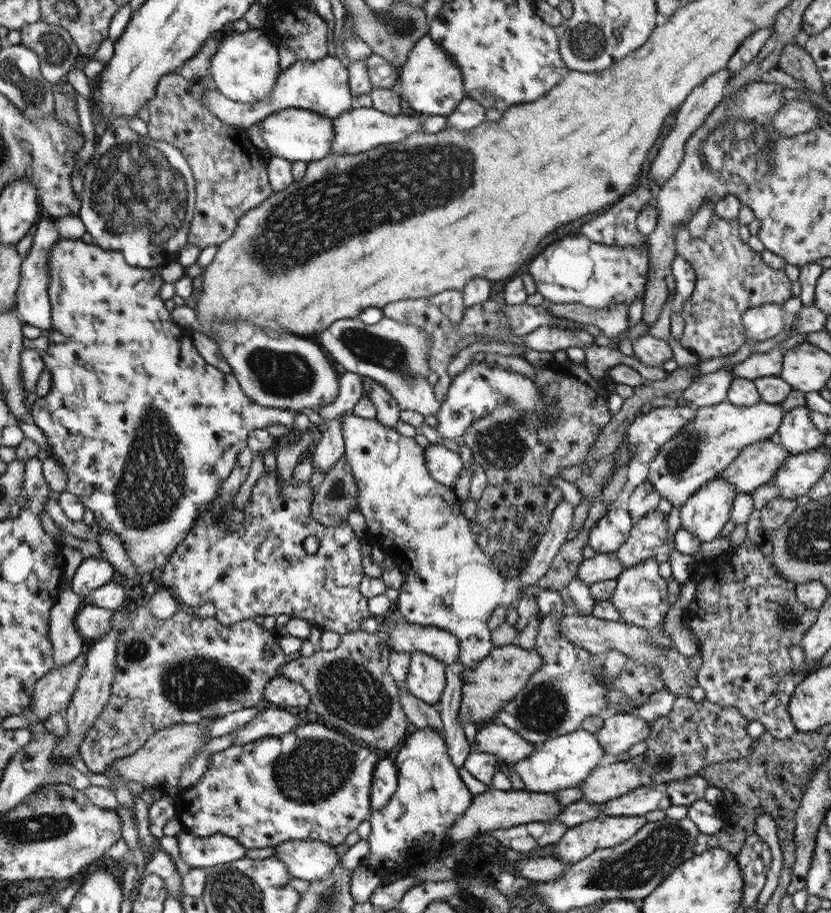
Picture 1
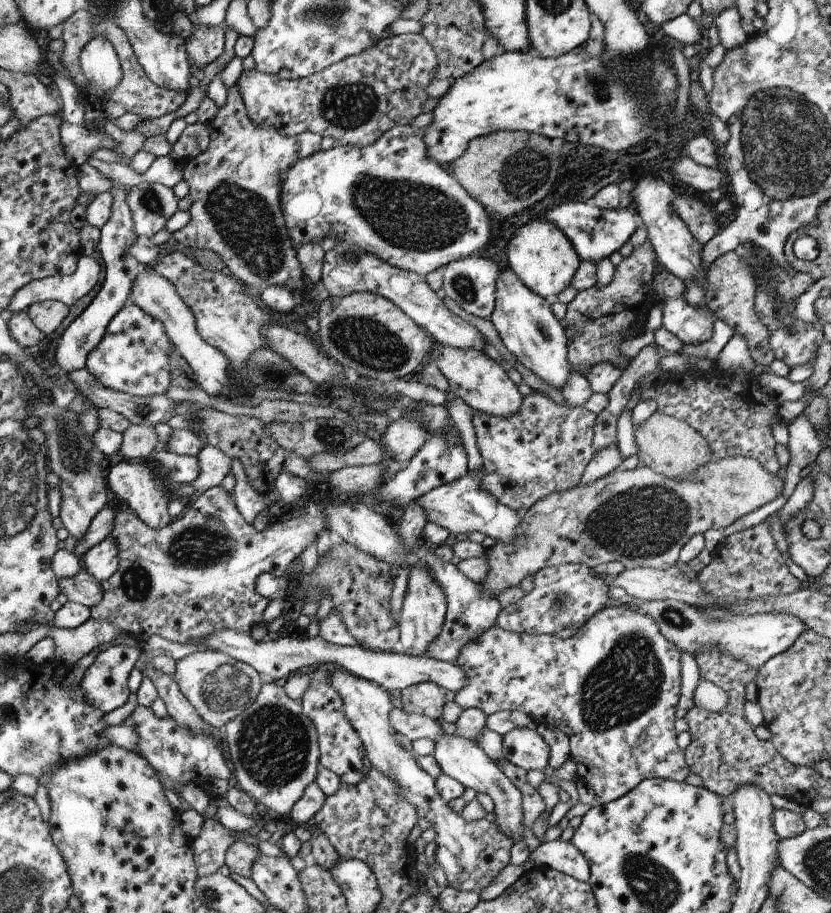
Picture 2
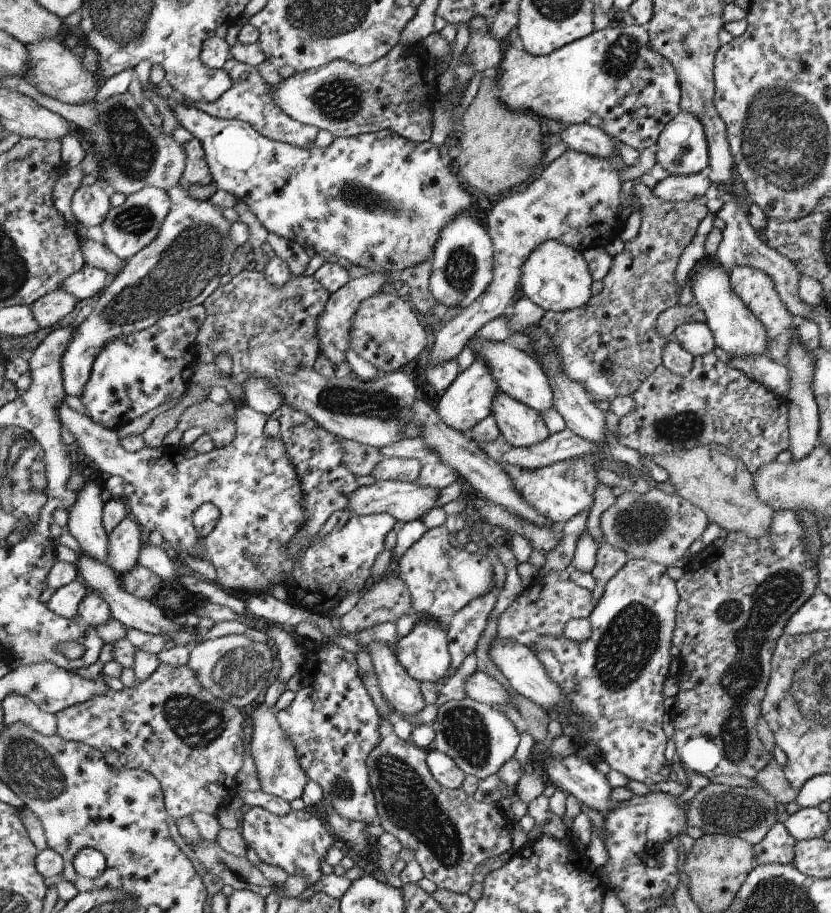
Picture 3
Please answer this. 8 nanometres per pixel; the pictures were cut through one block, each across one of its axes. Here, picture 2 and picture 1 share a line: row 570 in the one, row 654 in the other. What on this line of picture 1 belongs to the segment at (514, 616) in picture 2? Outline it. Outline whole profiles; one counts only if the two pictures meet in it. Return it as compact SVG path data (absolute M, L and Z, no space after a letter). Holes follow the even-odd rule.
M569 609L562 611L561 614L540 613L535 649L543 658L544 664L495 716L495 722L501 722L515 730L524 740L532 744L540 744L549 738L580 730L584 718L598 715L598 712L607 706L607 686L594 676L600 673L602 657L593 655L580 645L570 642L559 631L561 617L569 613Z

